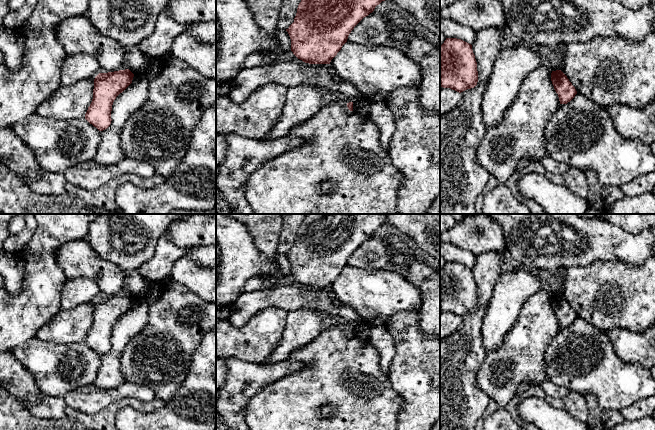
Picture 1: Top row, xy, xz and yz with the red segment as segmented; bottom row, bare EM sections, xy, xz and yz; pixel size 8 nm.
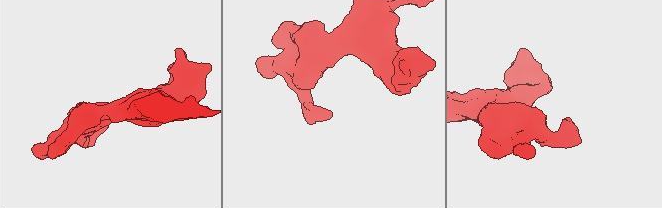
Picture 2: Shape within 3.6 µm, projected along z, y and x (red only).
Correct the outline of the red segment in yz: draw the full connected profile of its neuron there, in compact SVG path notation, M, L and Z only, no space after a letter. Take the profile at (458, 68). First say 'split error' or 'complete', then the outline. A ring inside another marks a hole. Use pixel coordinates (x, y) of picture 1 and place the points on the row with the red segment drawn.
complete; M446 38L440 45L440 86L459 93L478 82L477 62L472 45L457 38Z

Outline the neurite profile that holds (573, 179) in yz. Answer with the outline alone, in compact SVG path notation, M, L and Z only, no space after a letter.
M532 161L527 168L528 172L538 173L547 178L551 183L563 186L577 196L587 199L589 185L584 172L577 168L570 168L563 174L553 174L545 170L539 161Z

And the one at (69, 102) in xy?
M95 77L60 86L38 106L36 114L57 120L84 118L93 99Z

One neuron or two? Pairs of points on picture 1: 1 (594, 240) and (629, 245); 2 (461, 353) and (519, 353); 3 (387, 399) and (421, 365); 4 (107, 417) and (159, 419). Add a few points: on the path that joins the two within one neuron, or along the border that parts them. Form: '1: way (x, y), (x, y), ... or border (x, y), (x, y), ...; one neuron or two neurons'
1: way (603, 241), (620, 245); one neuron
2: border (486, 352), (477, 375); two neurons
3: border (387, 375), (402, 397), (399, 413); two neurons
4: border (138, 411), (130, 407), (122, 407), (114, 419); two neurons

